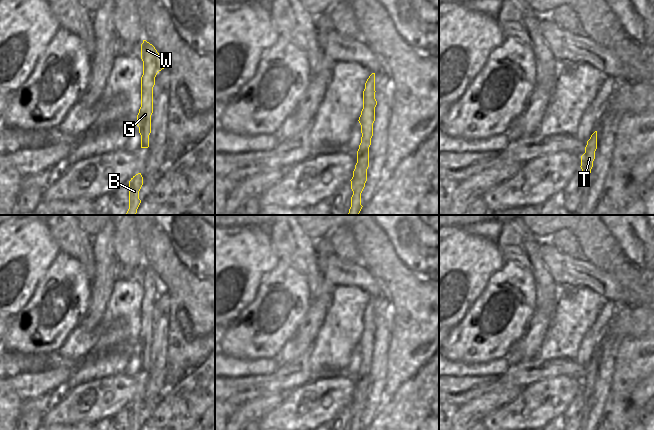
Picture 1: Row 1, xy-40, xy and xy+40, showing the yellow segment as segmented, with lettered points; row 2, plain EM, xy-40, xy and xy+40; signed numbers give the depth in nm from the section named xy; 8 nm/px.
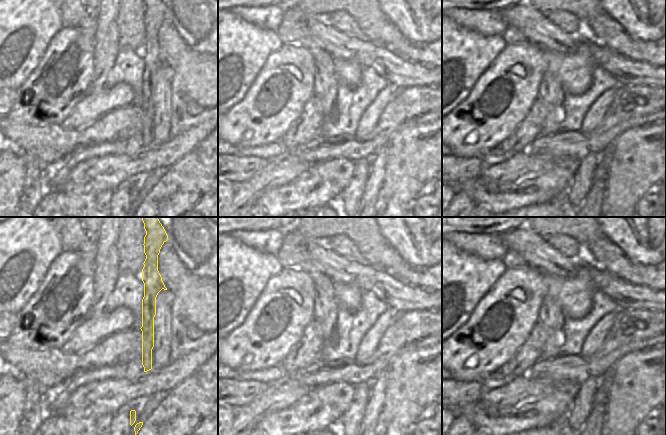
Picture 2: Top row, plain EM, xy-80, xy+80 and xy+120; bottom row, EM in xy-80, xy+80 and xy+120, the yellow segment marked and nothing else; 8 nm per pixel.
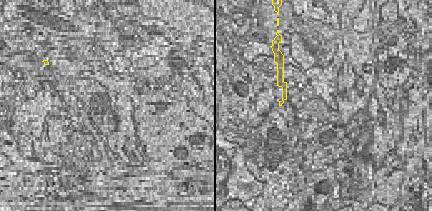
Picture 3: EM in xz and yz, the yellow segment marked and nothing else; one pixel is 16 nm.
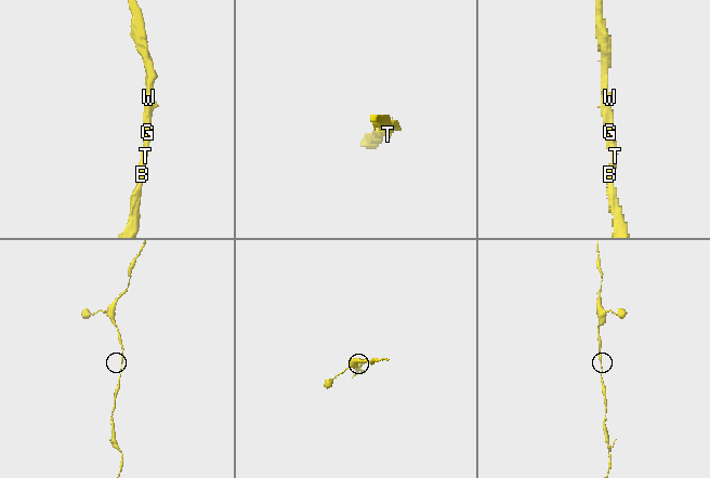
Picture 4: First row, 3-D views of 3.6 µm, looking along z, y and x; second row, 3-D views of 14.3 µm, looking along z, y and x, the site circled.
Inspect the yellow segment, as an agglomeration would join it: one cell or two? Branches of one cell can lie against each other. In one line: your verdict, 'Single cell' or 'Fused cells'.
Single cell

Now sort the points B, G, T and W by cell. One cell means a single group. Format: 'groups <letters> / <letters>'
groups B G T W

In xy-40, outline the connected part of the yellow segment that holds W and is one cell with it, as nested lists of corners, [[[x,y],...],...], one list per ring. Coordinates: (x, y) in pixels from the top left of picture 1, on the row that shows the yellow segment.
[[[143,40],[141,44],[141,59],[143,61],[143,75],[141,77],[141,107],[137,115],[137,126],[141,135],[141,148],[148,148],[155,77],[159,71],[167,68],[167,65],[155,47],[146,40]]]

